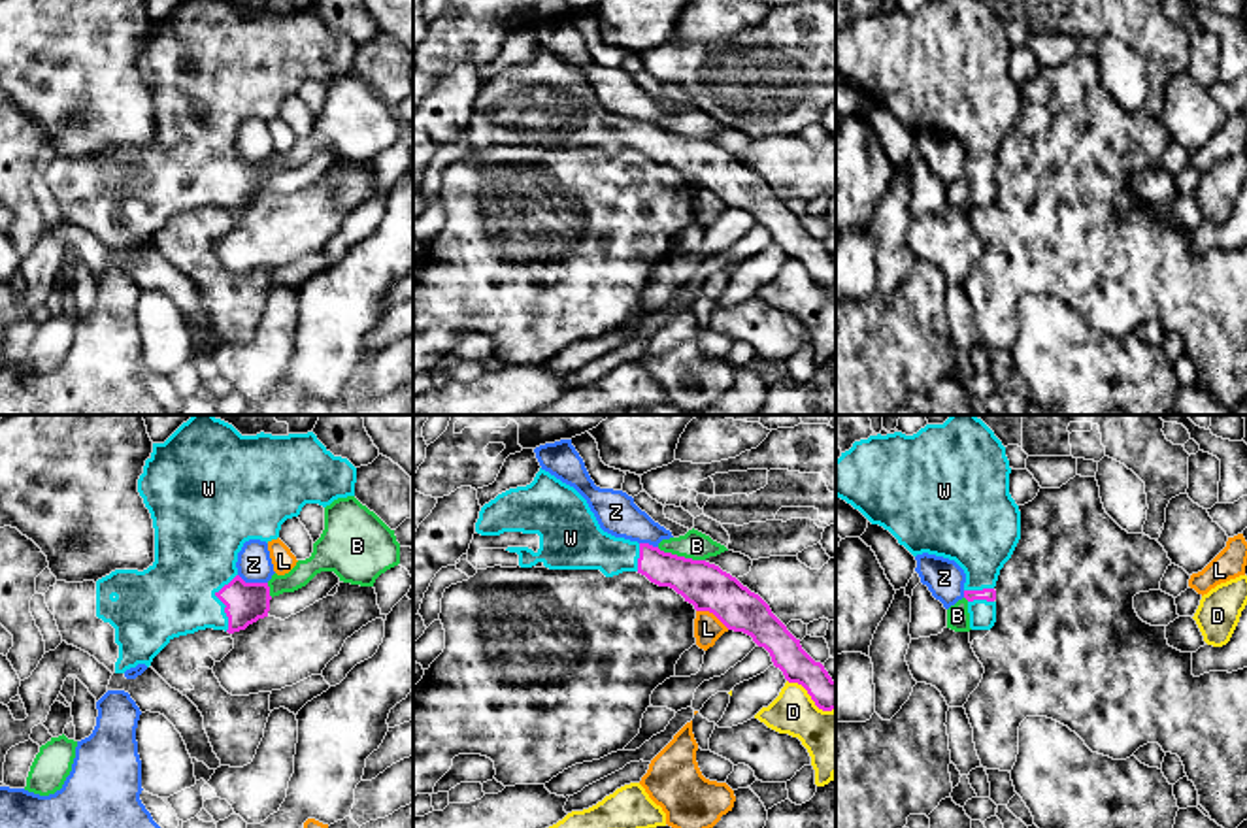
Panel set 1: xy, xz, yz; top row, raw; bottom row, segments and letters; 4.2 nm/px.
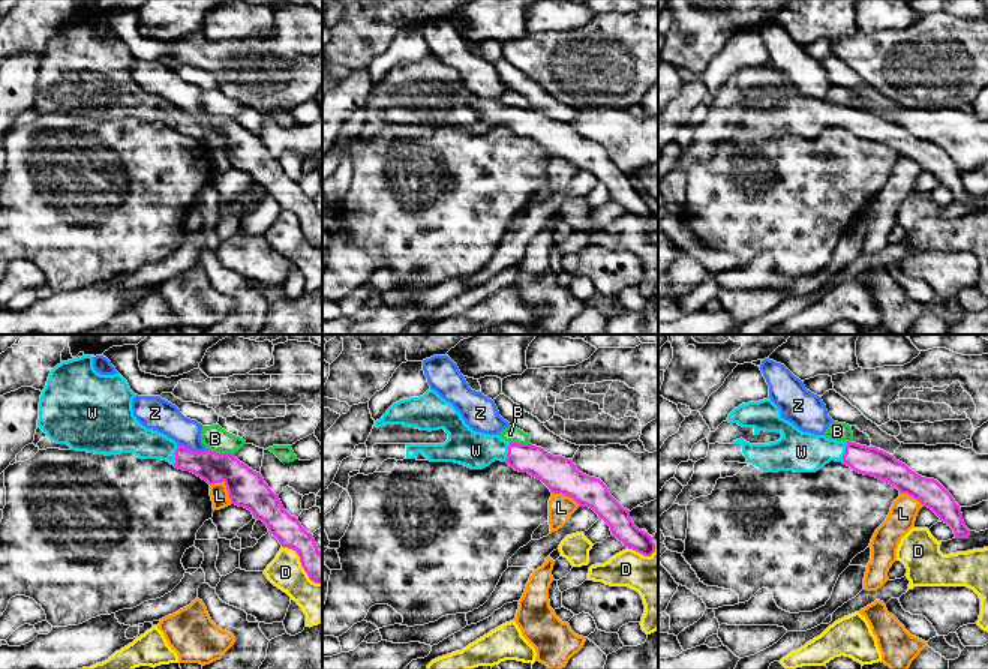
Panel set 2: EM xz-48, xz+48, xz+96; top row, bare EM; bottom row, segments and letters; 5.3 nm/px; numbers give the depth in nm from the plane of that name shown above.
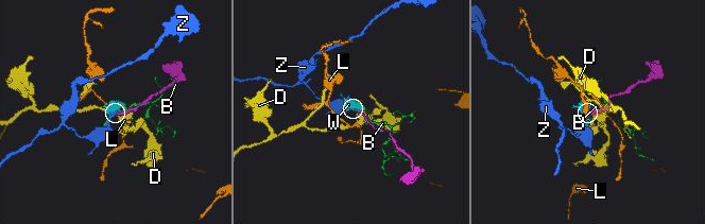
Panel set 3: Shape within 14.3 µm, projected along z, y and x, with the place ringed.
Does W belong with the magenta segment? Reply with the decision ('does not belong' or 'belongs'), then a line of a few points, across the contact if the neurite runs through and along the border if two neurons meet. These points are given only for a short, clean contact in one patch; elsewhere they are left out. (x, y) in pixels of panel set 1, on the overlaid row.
belongs; line xy (246, 602), (221, 600), (197, 576), (197, 547)

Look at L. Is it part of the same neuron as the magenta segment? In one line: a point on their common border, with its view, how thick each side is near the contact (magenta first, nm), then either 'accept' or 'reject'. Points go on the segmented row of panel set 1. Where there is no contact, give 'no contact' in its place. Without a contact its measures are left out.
contact xz (714, 613); calibres 200 and 120 nm; reject

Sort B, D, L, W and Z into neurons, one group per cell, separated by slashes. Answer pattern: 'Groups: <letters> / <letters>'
Groups: B / D / L / W / Z

